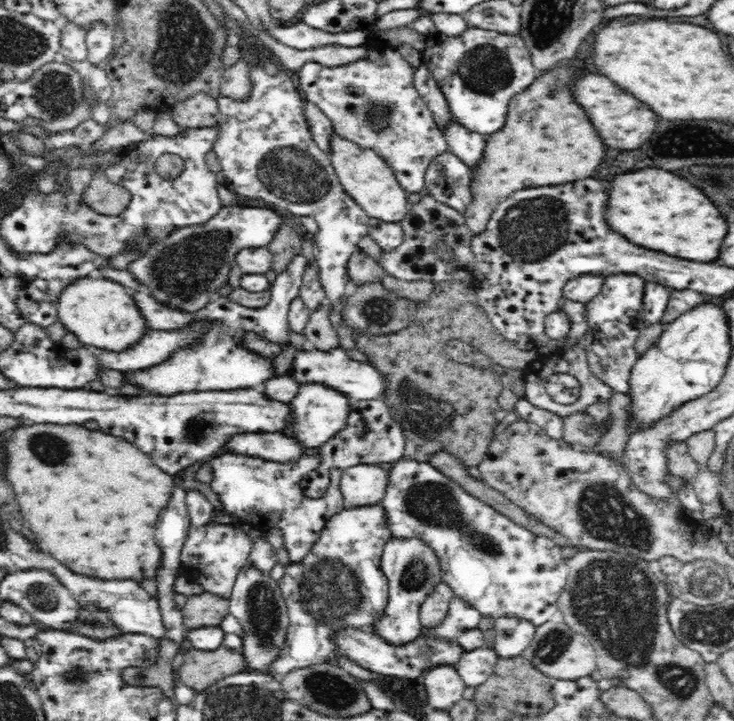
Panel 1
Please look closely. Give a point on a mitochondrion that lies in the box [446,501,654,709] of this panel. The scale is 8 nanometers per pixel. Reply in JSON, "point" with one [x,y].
{"point":[555,644]}

